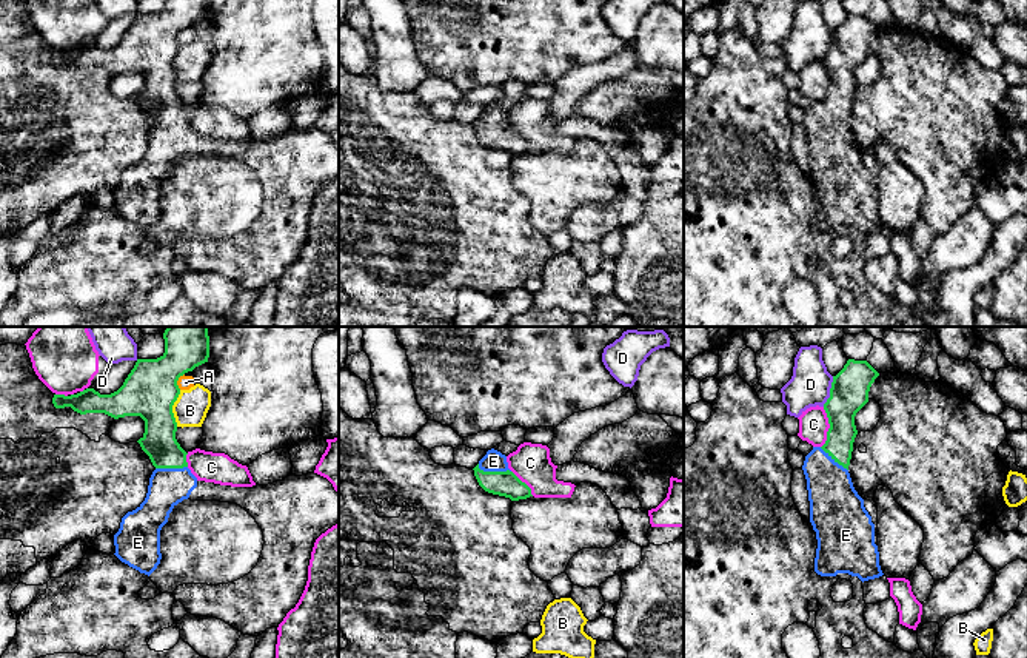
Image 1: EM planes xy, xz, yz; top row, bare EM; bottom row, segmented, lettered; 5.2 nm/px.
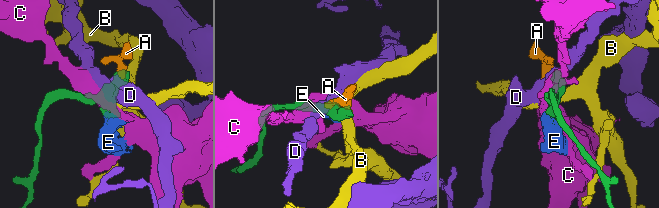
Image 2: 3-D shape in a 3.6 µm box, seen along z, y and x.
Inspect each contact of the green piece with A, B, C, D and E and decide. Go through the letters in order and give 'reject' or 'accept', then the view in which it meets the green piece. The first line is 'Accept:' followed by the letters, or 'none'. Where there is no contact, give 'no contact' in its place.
Accept: E
A: reject | xy
B: reject | xy
C: reject | yz
D: reject | yz
E: accept | xz

